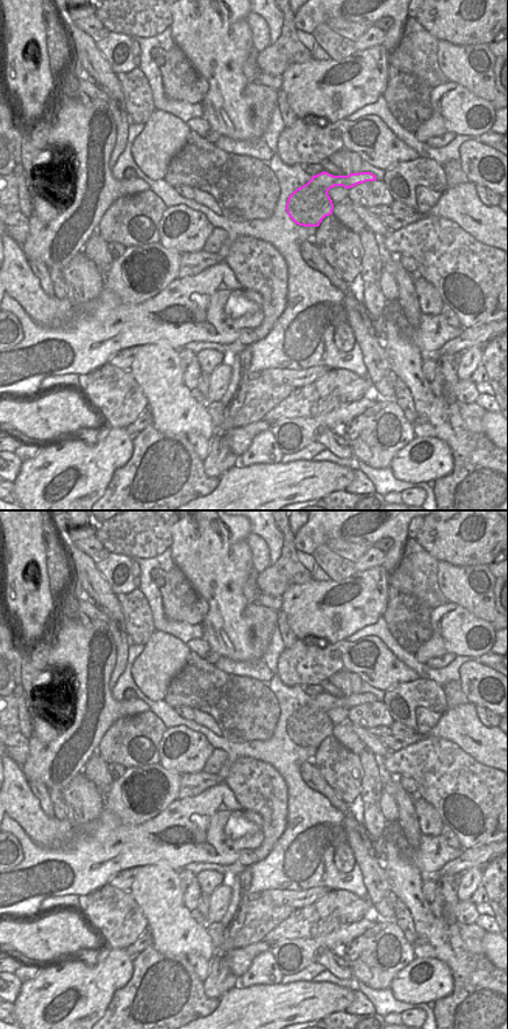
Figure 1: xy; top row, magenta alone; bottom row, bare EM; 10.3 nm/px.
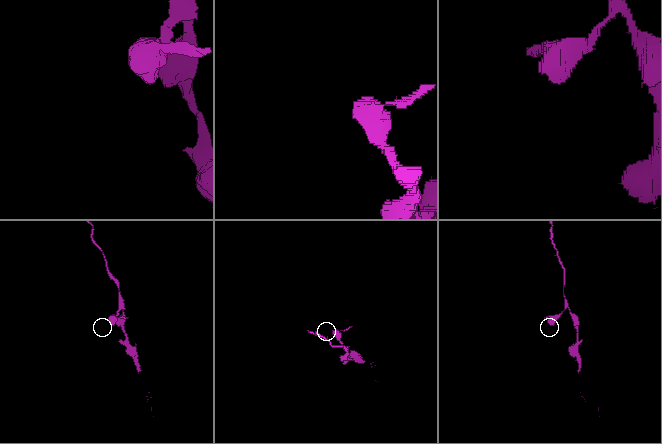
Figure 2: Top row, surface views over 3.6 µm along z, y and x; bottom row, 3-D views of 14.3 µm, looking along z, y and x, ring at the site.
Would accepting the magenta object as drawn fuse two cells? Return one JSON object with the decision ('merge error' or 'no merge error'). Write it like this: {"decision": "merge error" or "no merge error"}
{"decision": "no merge error"}

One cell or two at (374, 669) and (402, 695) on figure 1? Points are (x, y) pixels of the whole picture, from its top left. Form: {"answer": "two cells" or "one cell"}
{"answer": "two cells"}

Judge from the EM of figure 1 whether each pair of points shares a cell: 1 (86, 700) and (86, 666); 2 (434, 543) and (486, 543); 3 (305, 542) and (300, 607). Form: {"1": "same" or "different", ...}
{"1": "same", "2": "same", "3": "different"}

